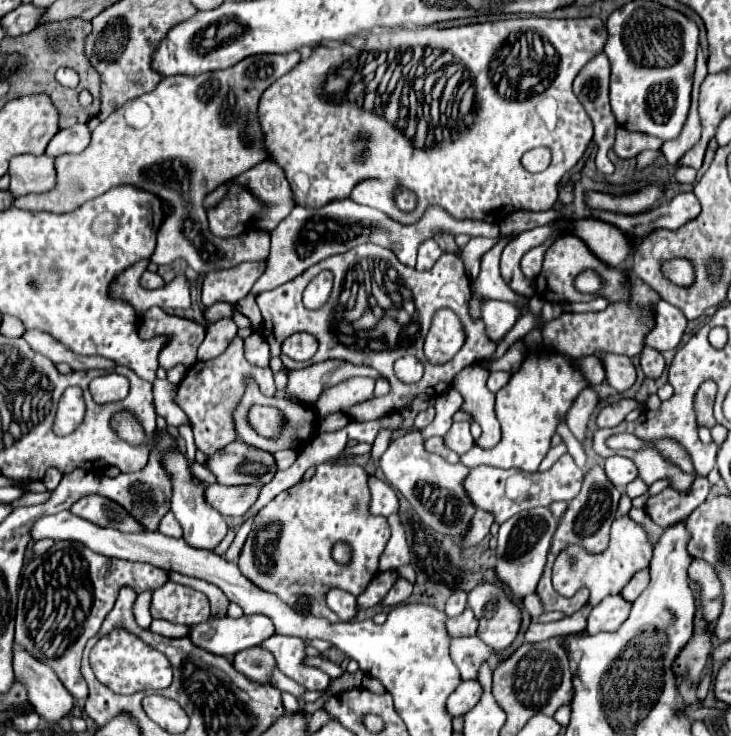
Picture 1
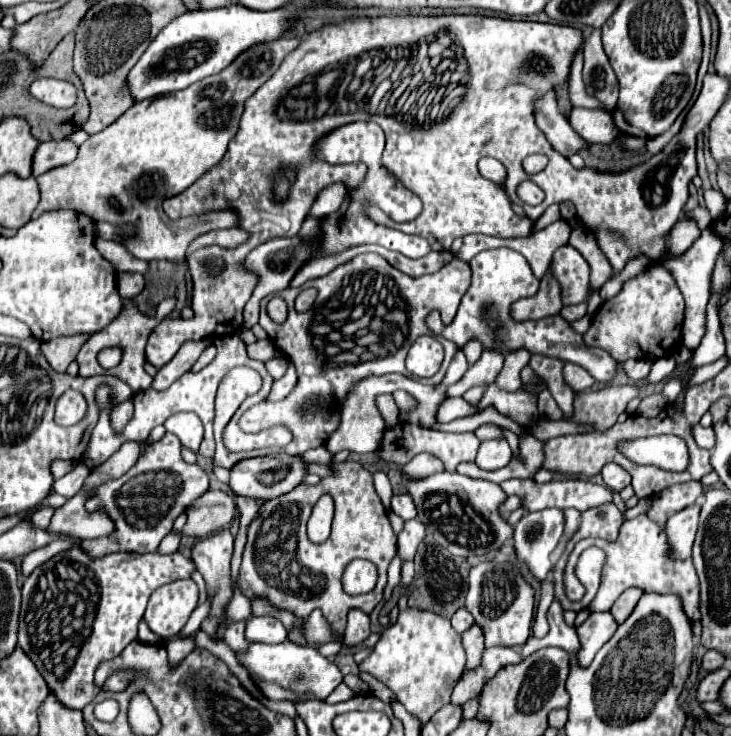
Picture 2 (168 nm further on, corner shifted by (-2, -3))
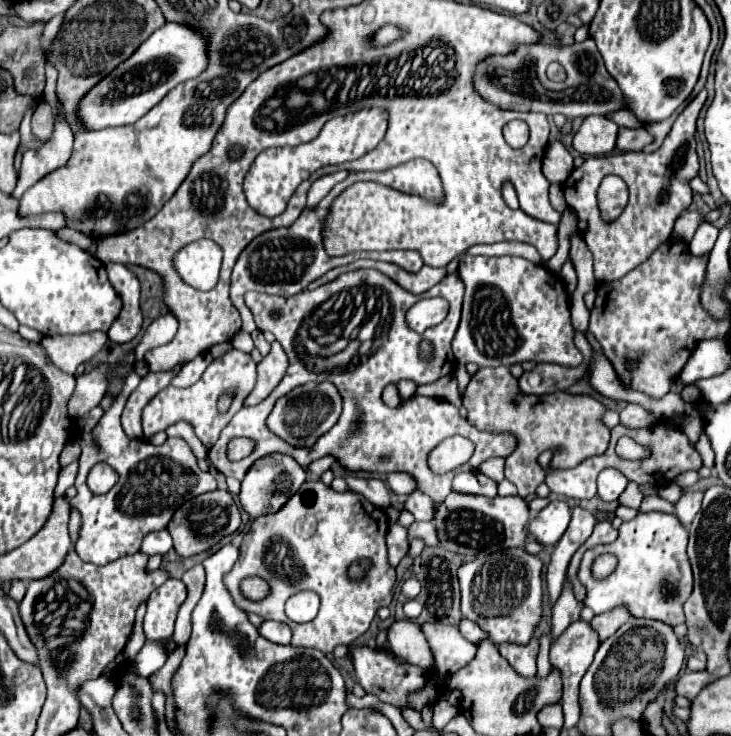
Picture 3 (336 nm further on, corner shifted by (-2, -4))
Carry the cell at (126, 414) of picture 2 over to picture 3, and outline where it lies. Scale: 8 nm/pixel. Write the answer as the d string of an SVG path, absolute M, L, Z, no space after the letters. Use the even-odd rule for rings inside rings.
M128 372L126 376L126 382L124 382L124 388L122 392L118 394L118 398L114 400L114 404L110 406L110 410L102 416L102 420L96 424L96 428L86 434L82 432L78 436L78 443L82 446L82 456L79 457L79 468L76 476L76 488L78 488L78 494L70 500L71 507L78 508L80 514L82 514L82 528L80 528L80 540L76 542L76 552L78 556L84 560L84 562L92 562L92 564L108 564L116 558L122 558L122 556L128 556L128 554L136 554L142 546L142 540L152 534L152 532L158 532L158 530L164 530L168 526L168 522L172 520L172 512L176 512L176 508L180 508L180 504L184 500L190 500L190 498L196 498L204 492L210 492L210 490L216 490L216 480L210 472L202 472L196 464L196 458L190 454L190 448L184 440L180 438L168 438L162 446L154 446L146 440L136 440L136 442L130 442L124 434L122 426L120 426L120 414L126 406L126 400L128 396L138 388L140 384L140 376L134 374L134 372ZM104 462L110 464L116 472L118 472L118 482L112 486L112 490L103 495L94 495L90 492L86 484L88 473L90 468L94 464Z

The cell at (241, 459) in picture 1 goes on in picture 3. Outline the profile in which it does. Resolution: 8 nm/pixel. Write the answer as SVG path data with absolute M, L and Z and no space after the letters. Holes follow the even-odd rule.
M272 454L256 460L254 466L246 472L240 486L238 498L242 508L250 514L250 518L258 518L262 514L280 510L286 504L286 500L306 482L306 472L308 470L300 468L300 464L296 464L296 460L292 460L292 456L288 454Z

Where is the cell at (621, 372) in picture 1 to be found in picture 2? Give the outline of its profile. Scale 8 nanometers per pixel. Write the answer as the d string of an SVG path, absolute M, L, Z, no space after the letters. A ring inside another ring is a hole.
M490 249L482 251L470 261L472 267L472 285L462 297L460 309L454 317L454 321L446 327L441 322L439 311L432 311L426 318L426 323L436 335L446 337L448 341L456 343L460 349L476 339L482 343L484 349L500 351L502 355L518 349L526 349L530 353L540 353L548 357L556 357L564 363L576 363L584 367L596 381L610 381L614 373L618 371L620 363L614 361L604 349L588 347L582 341L582 335L576 333L568 321L562 319L562 315L550 315L538 321L514 321L510 315L510 305L518 299L531 297L538 291L540 281L534 277L528 261L524 255L512 251L512 249Z

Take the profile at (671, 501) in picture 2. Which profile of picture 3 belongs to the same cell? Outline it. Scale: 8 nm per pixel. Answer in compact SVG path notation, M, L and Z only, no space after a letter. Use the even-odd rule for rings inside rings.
M672 482L672 484L662 486L662 488L658 490L658 496L664 498L664 500L668 500L668 502L672 502L672 504L676 504L676 500L680 500L680 496L682 496L682 488Z

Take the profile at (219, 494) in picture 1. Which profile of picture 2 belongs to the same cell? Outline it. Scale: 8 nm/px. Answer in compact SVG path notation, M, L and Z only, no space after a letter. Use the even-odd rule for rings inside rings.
M206 491L186 509L186 525L182 535L202 539L226 527L234 519L234 499L226 491Z

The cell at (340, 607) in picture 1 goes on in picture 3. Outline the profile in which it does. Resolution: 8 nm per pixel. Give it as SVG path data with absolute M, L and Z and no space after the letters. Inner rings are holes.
M350 646L348 654L354 662L354 670L356 670L356 678L358 678L360 686L368 694L376 694L382 702L402 708L402 706L406 706L406 694L412 690L420 690L426 684L426 674L420 666L414 666L408 662L398 664L396 656L388 650L376 650L370 646Z

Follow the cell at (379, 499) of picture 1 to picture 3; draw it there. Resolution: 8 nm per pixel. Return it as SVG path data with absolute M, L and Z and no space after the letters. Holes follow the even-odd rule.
M412 492L404 502L404 510L414 514L416 520L432 520L434 516L434 502L432 498L424 496L424 492Z

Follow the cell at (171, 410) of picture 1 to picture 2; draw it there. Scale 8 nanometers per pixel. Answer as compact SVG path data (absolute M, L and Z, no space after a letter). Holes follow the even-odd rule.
M176 413L172 415L166 423L164 423L166 431L174 433L182 445L194 453L198 453L198 447L200 447L200 441L202 441L202 435L204 435L204 429L202 429L202 423L200 419L196 421L196 417L192 413Z

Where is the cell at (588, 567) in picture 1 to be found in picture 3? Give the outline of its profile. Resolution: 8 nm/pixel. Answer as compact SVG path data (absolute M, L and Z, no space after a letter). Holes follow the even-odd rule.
M640 512L632 520L622 522L620 536L616 542L594 546L582 556L578 580L586 588L584 606L592 608L594 614L602 614L624 604L630 608L632 616L662 620L670 626L682 624L682 606L692 594L692 568L686 556L686 544L688 532L674 514ZM596 552L612 552L618 556L618 568L602 582L596 582L590 574L590 566L596 558Z

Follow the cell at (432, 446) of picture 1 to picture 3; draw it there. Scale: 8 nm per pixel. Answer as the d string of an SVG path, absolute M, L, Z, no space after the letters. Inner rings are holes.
M392 472L386 476L390 488L396 492L396 494L412 494L416 490L416 480L412 480L412 476L408 476L406 472Z

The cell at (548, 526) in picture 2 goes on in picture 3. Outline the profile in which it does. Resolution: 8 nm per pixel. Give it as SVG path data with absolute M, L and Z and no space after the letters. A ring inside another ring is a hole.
M552 500L544 510L540 510L536 516L528 522L528 536L534 538L538 544L548 546L556 544L562 534L566 532L570 522L570 506L562 500Z

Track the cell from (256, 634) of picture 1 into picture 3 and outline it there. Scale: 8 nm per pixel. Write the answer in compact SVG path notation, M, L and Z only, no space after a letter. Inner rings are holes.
M276 620L262 622L258 632L260 632L260 636L264 636L266 640L276 642L276 644L290 644L290 636L292 636L290 626L284 622L276 622Z

